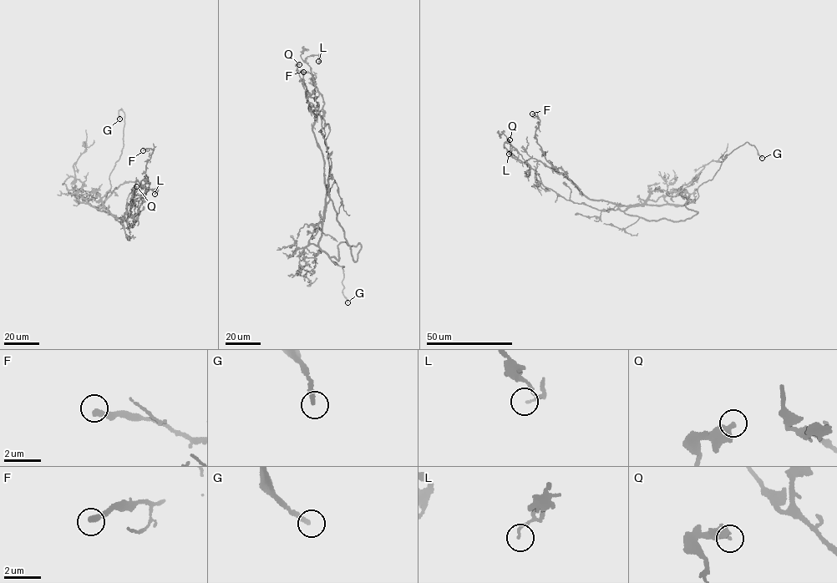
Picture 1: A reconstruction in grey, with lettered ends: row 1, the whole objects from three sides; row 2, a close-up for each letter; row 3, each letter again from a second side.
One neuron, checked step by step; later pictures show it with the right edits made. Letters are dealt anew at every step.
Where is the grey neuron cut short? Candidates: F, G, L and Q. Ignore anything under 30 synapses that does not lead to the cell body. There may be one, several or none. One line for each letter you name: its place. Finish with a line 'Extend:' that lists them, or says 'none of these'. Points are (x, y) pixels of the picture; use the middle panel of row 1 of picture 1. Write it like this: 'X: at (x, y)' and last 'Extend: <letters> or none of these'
G: at (347, 302)
Extend: G

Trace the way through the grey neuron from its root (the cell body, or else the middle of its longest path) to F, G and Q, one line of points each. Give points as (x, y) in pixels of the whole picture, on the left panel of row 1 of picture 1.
F: (114, 217), (123, 218), (125, 221), (127, 205), (148, 190), (149, 183), (144, 171), (154, 149), (143, 150)
G: (114, 217), (97, 207), (110, 190), (109, 174), (123, 147), (124, 116), (121, 108), (119, 119)
Q: (114, 217), (126, 220), (127, 206), (134, 201), (133, 197), (132, 205), (134, 204), (131, 195), (136, 186)

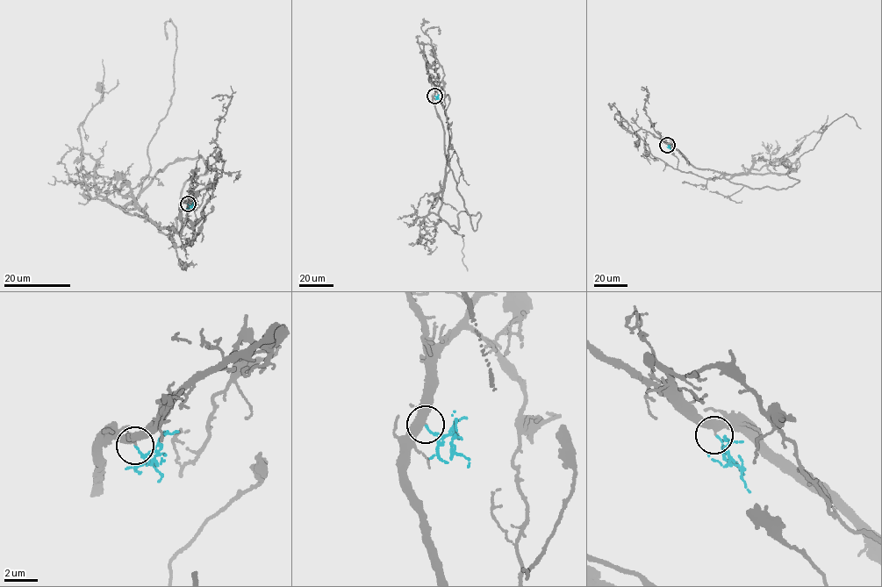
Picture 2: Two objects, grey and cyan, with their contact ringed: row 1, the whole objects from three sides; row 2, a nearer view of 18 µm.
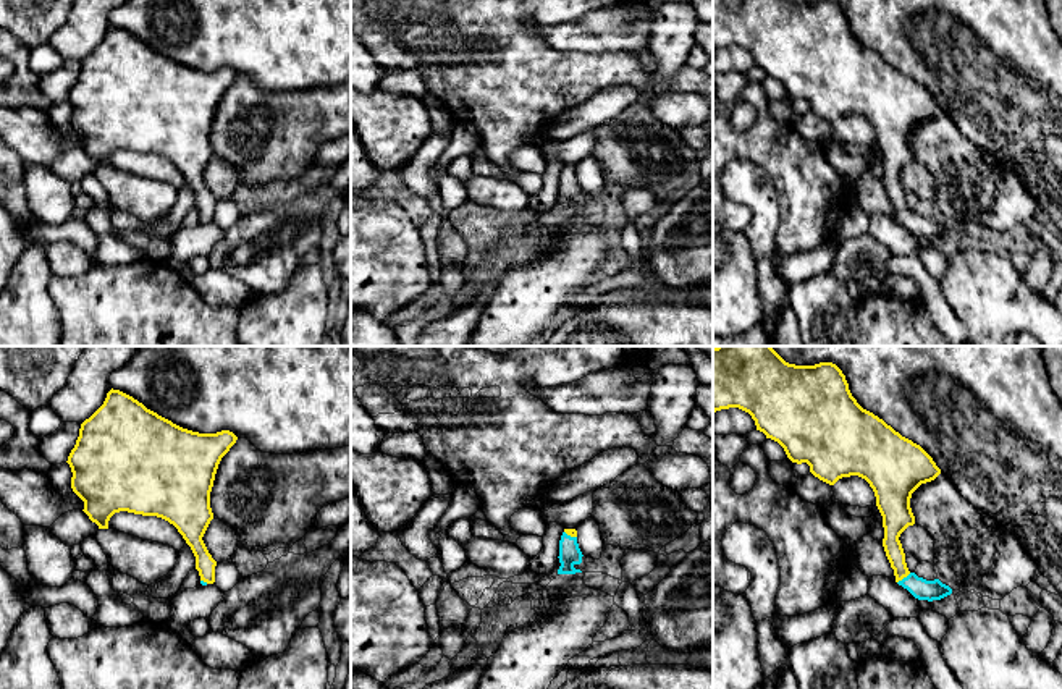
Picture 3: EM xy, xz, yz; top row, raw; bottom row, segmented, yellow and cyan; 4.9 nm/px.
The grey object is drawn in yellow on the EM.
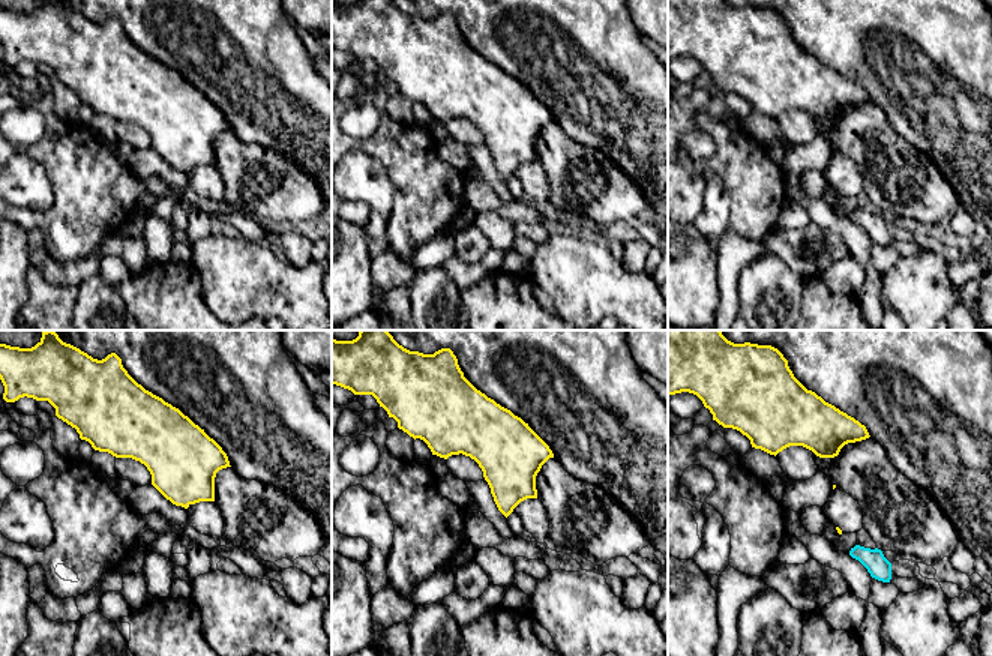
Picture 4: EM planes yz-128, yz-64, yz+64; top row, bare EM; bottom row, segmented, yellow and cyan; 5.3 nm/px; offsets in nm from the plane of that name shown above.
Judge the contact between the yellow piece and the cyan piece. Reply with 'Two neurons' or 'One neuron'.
One neuron

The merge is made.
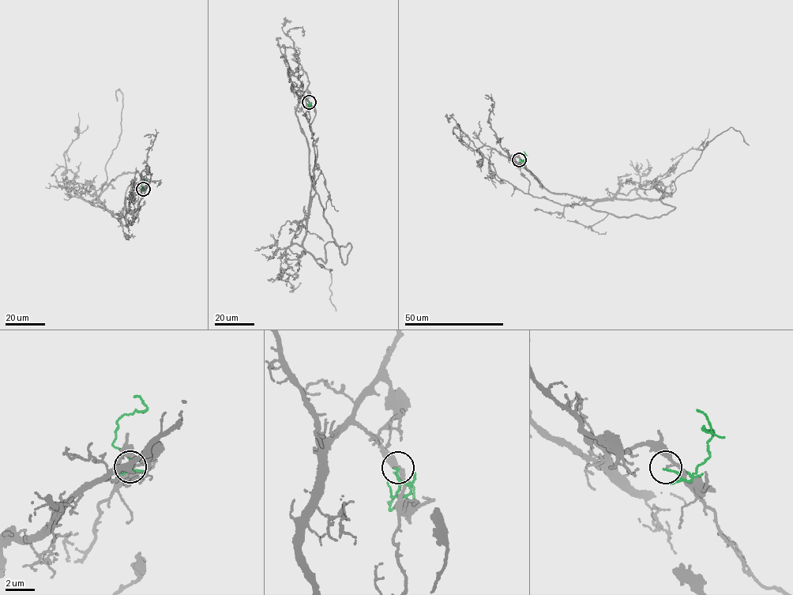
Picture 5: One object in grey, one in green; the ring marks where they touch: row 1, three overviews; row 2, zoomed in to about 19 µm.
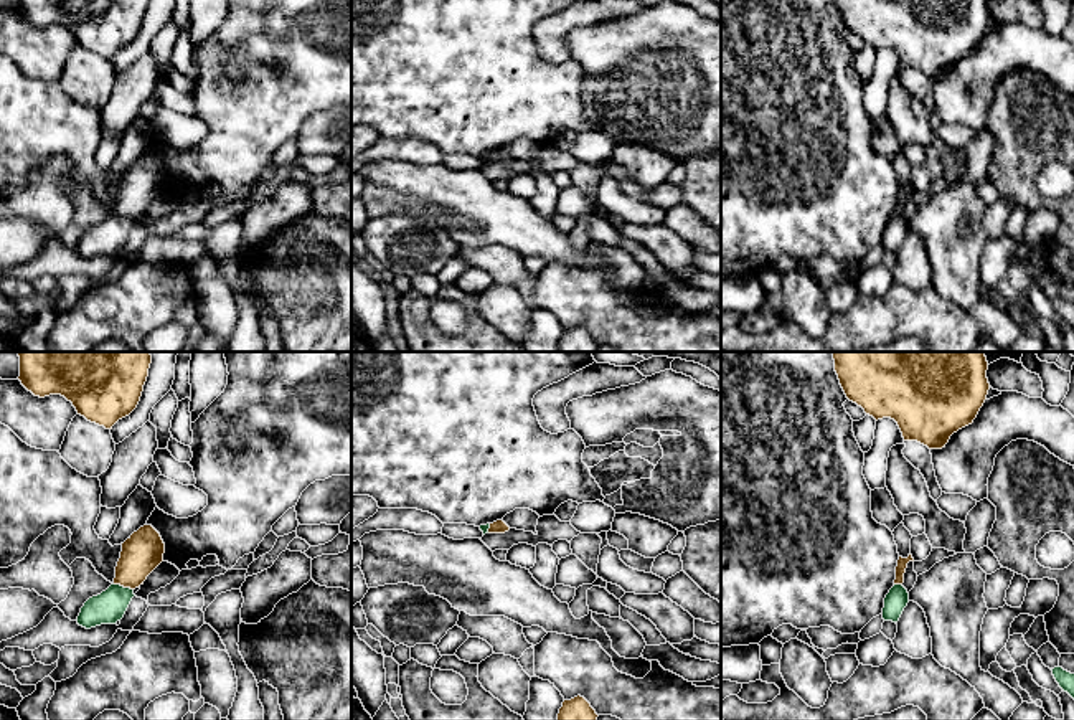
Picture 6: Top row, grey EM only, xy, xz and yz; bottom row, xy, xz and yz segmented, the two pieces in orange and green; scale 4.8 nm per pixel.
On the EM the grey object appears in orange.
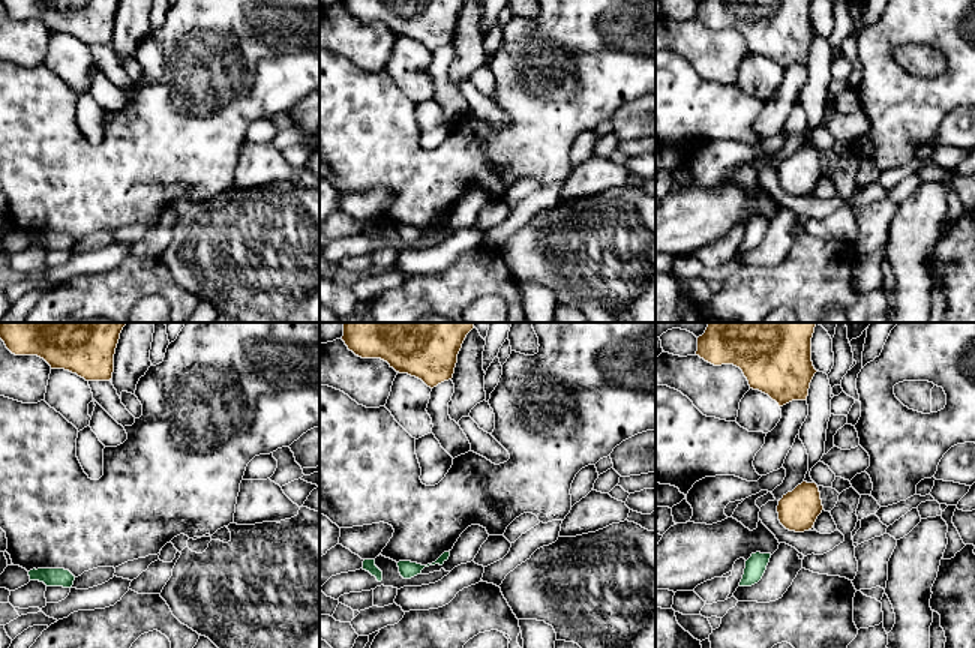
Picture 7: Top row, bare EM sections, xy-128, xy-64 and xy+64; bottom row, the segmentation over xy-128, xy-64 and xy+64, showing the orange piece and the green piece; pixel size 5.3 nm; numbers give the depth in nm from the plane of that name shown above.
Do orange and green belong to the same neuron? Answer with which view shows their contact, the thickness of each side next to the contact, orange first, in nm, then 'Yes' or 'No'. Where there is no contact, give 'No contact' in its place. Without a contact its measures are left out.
Touches orange in xy. Thickness 190 nm (orange) against 160 nm. No

